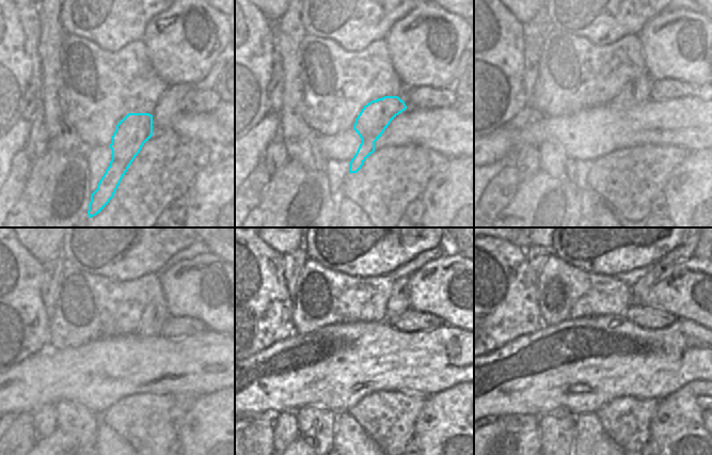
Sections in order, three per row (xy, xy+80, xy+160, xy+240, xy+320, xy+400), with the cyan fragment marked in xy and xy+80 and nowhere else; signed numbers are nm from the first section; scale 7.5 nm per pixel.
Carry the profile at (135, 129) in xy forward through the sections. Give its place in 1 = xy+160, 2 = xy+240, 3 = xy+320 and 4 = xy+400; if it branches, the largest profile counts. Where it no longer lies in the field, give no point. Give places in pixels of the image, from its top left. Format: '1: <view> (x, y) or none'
1: xy+160 (623, 93)
2: xy+240 (155, 314)
3: xy+320 (398, 303)
4: xy+400 (685, 250)

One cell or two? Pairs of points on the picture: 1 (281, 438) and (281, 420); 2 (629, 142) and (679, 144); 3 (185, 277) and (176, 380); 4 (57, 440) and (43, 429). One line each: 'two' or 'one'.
1: one
2: one
3: two
4: two

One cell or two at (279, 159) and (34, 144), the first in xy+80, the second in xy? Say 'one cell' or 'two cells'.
one cell

